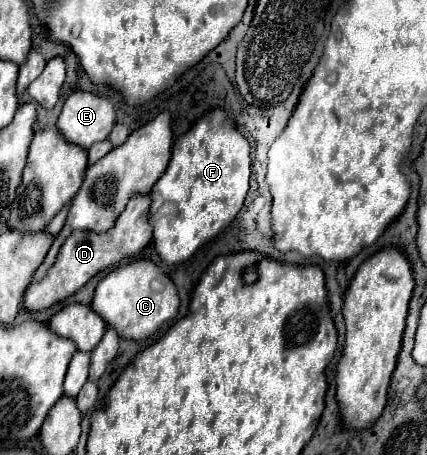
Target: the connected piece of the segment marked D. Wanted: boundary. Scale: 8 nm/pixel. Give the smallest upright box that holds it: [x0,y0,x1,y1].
[23,194,152,310]

